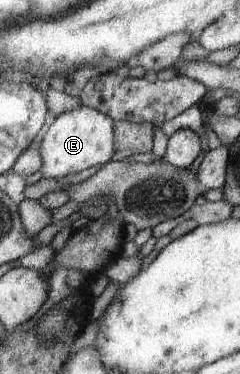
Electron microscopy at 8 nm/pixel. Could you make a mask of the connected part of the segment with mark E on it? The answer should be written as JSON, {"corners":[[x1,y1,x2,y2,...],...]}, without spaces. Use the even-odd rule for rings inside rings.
{"corners":[[83,105,55,116,39,144,42,161,39,170,42,171,42,177,55,179,68,176,72,179,80,171,107,163,114,154,113,124,113,119,105,115,105,112,100,112,92,107]]}

